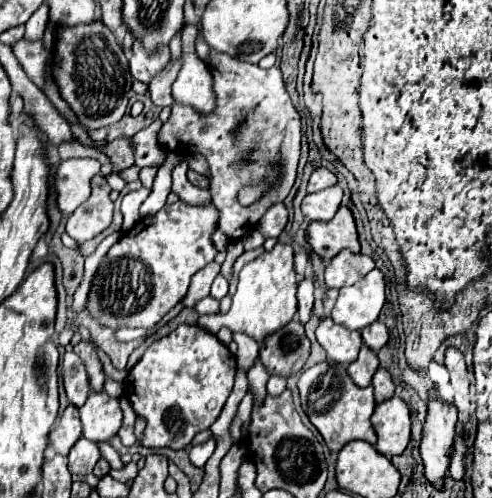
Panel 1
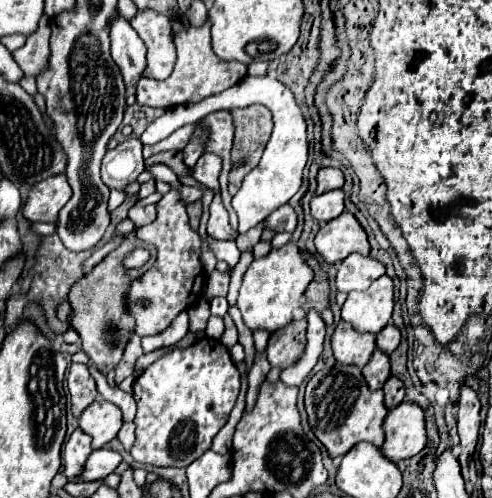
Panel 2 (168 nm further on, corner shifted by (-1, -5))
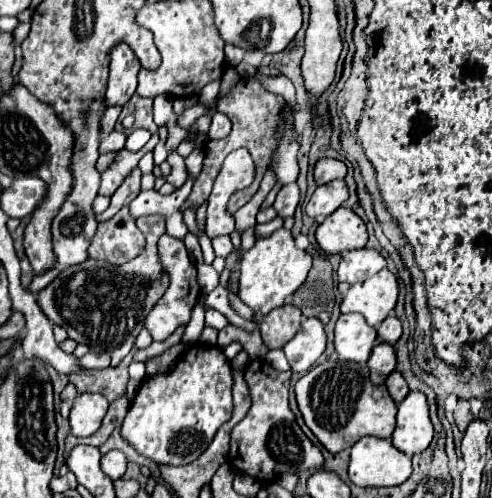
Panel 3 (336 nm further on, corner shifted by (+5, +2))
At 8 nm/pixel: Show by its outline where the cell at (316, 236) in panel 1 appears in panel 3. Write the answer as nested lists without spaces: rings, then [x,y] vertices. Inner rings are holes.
[[[339,207],[333,215],[317,227],[317,243],[329,253],[343,253],[351,249],[361,249],[367,243],[367,227],[363,219],[347,207]]]

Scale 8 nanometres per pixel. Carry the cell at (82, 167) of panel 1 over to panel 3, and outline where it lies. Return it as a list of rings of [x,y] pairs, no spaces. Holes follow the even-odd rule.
[[[23,177],[15,179],[1,193],[1,209],[7,217],[25,217],[31,215],[33,209],[45,197],[45,183],[39,177]]]

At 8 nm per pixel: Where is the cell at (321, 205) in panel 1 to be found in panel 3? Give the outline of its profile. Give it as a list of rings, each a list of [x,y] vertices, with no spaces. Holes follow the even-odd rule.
[[[331,181],[321,187],[311,195],[307,203],[307,215],[317,219],[317,217],[327,217],[331,215],[337,207],[341,207],[347,201],[347,185],[345,181]]]

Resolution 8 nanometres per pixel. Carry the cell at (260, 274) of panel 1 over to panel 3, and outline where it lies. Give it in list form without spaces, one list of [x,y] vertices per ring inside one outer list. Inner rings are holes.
[[[281,227],[269,237],[259,237],[255,245],[243,255],[241,277],[239,277],[239,299],[247,303],[253,311],[267,315],[271,309],[281,307],[285,297],[293,295],[297,287],[305,281],[311,269],[311,255],[295,247],[291,231]]]

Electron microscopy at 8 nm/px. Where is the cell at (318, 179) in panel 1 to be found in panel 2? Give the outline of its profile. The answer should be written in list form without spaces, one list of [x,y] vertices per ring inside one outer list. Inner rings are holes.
[[[321,168],[319,174],[317,174],[317,190],[315,190],[315,194],[325,194],[329,190],[341,188],[343,182],[345,182],[345,178],[343,178],[341,170],[337,170],[337,168]]]

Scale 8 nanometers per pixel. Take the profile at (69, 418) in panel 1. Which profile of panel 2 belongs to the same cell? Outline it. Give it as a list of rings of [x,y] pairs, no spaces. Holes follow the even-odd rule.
[[[77,428],[67,438],[65,450],[63,450],[63,466],[65,466],[67,478],[75,478],[81,472],[89,452],[91,452],[91,436],[87,436],[83,430]]]

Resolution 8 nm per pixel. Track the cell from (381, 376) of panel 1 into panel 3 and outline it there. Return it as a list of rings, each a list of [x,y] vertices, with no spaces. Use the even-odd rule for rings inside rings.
[[[393,371],[393,373],[387,377],[385,385],[387,385],[387,389],[389,389],[389,393],[391,393],[391,397],[393,397],[395,403],[401,403],[401,401],[407,397],[407,393],[409,393],[407,381],[403,379],[403,375],[401,375],[399,371]]]

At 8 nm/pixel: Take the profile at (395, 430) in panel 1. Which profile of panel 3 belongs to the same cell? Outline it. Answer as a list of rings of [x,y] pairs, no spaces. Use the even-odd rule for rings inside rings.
[[[409,391],[409,395],[399,403],[397,427],[393,433],[393,445],[399,451],[415,455],[429,447],[433,439],[433,425],[425,425],[425,415],[429,417],[425,393]]]

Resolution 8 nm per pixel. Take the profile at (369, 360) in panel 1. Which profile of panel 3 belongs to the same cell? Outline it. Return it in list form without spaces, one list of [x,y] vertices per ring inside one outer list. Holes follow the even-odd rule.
[[[379,343],[373,347],[373,353],[369,357],[369,371],[371,371],[371,381],[375,385],[385,383],[385,379],[395,371],[397,367],[397,355],[393,345],[389,343]]]

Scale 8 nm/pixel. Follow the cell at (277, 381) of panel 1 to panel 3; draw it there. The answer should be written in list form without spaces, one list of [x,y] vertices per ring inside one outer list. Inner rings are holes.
[[[317,317],[303,319],[297,335],[283,347],[291,371],[303,373],[309,371],[315,361],[323,355],[327,345],[327,335],[323,331],[323,323]]]

